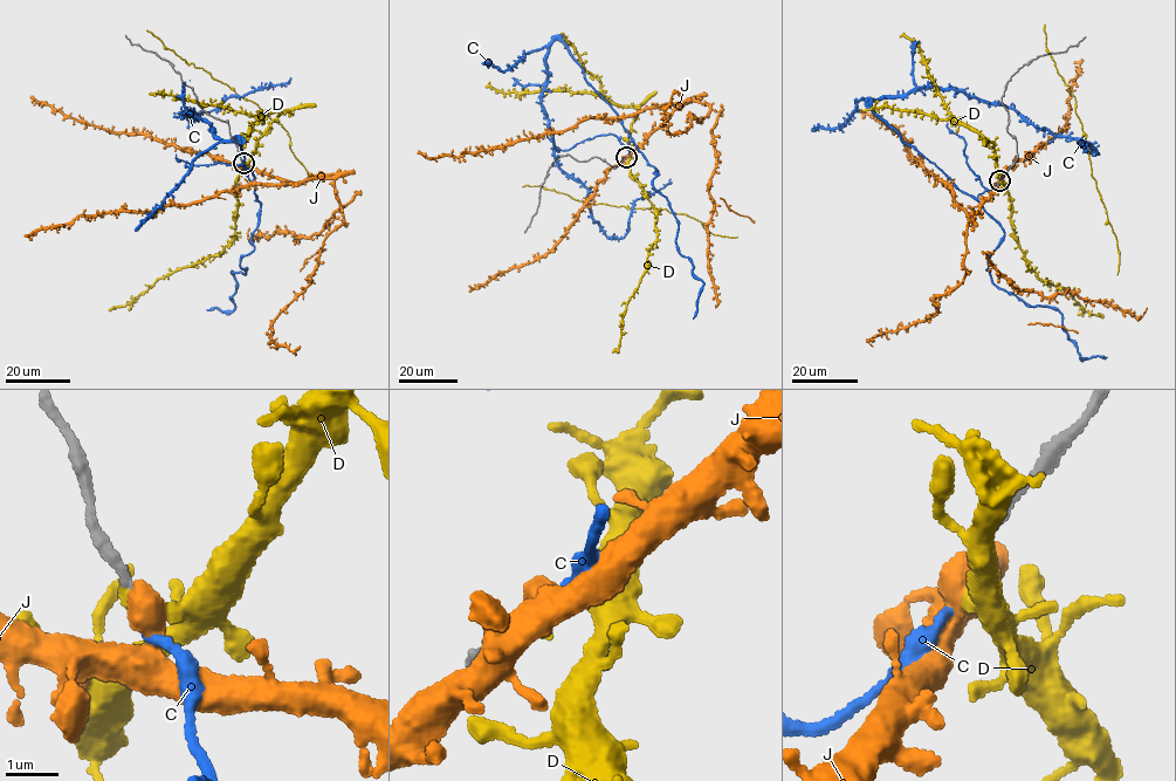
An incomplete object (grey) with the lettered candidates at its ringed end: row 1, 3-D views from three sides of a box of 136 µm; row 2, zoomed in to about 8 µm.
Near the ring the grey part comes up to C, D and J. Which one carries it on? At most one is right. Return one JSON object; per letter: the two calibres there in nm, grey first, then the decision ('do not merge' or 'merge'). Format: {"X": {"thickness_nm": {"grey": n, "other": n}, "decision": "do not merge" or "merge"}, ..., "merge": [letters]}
{"C": {"thickness_nm": {"grey": 140, "other": 170}, "decision": "merge"}, "D": {"thickness_nm": {"grey": 200, "other": 240}, "decision": "do not merge"}, "J": {"thickness_nm": {"grey": 170, "other": 500}, "decision": "do not merge"}, "merge": ["C"]}

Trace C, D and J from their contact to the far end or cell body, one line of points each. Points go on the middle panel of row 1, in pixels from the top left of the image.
C: (626, 157), (617, 114), (555, 40), (541, 107), (592, 219), (624, 237), (634, 201), (669, 179)
D: (625, 157), (630, 158), (631, 178), (640, 184), (657, 212), (658, 234), (628, 302), (619, 343), (612, 353)
J: (625, 157), (668, 122), (679, 104), (624, 117), (585, 120), (564, 130), (458, 156), (428, 158), (418, 151)

